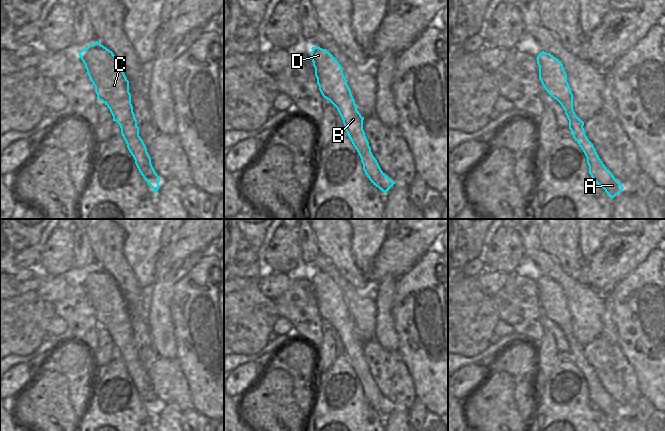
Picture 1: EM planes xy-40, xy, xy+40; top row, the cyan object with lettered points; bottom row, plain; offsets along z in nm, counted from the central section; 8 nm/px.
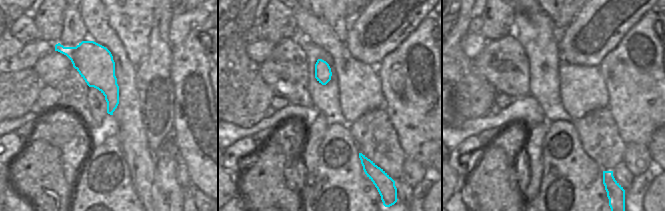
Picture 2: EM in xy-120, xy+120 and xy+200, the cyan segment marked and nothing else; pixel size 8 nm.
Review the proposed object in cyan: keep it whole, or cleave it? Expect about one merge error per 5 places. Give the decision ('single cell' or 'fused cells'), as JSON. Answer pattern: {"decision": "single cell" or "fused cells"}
{"decision": "single cell"}

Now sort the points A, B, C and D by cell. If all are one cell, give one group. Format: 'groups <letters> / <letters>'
groups A B C D

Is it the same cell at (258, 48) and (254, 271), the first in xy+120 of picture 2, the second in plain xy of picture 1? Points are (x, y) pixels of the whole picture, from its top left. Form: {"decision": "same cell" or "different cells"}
{"decision": "different cells"}

